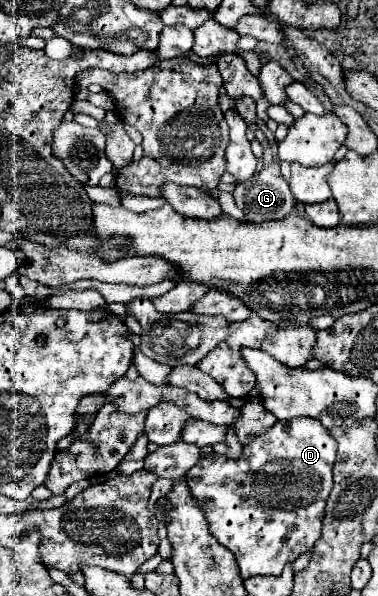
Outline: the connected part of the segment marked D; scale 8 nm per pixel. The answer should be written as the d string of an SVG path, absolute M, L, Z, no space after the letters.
M300 417L292 421L276 421L272 429L242 445L242 455L230 459L226 455L208 453L184 477L192 497L202 509L212 537L228 547L240 567L242 579L254 575L280 575L286 563L294 563L302 553L310 553L320 539L324 507L332 491L332 465L336 461L336 441L320 421Z

